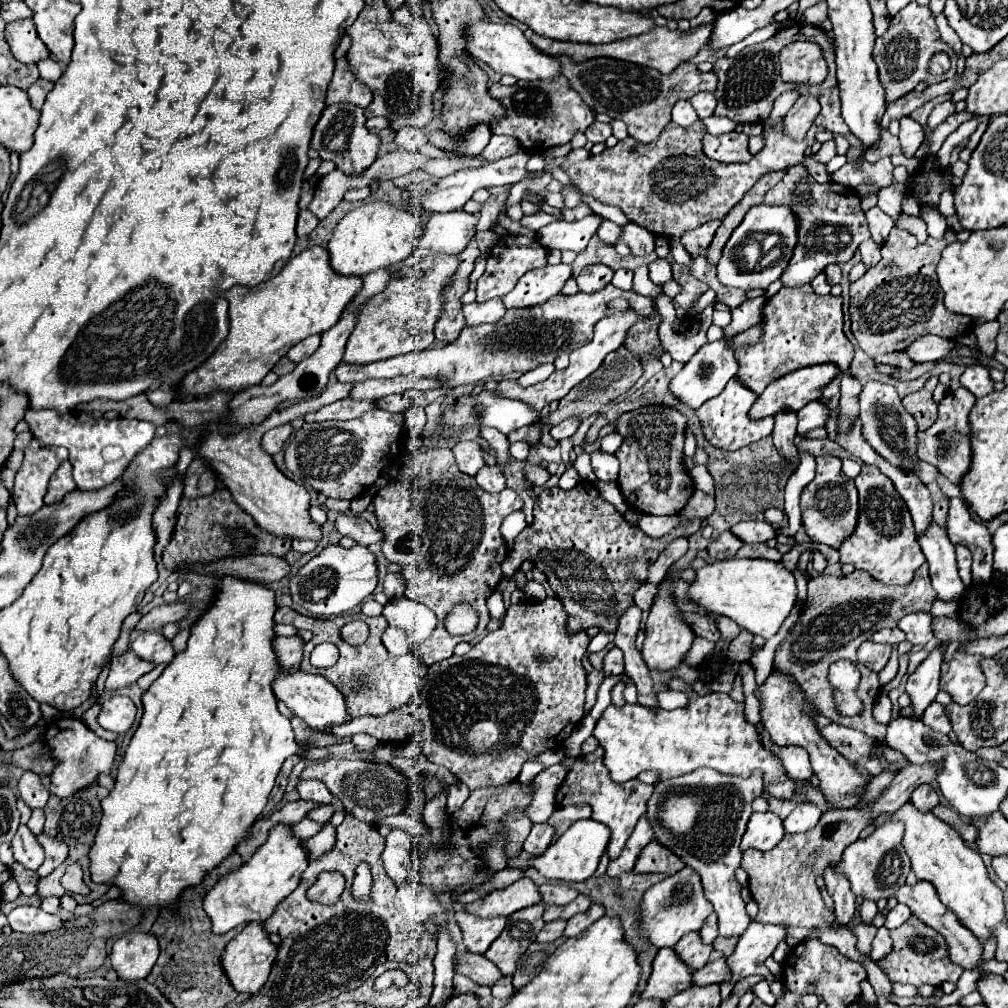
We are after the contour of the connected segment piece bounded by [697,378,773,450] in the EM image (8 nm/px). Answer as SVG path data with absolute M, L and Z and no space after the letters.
M731 378L719 396L715 396L713 400L707 400L701 408L697 408L697 416L699 416L699 422L703 424L707 440L725 450L737 450L741 446L747 446L751 442L757 442L769 436L773 430L771 416L765 416L765 420L749 420L749 408L755 404L757 398L759 396L753 394L749 388L745 388L741 380Z

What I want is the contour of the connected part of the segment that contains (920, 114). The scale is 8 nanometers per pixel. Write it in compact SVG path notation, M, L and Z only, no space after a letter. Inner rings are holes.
M951 94L949 96L937 96L937 98L933 98L931 102L927 102L925 106L921 106L921 108L917 108L911 116L917 120L917 122L921 122L923 124L923 128L925 128L925 124L927 124L927 116L931 114L931 110L937 106L937 104L941 104L941 102L945 102L945 100L949 100L951 98Z

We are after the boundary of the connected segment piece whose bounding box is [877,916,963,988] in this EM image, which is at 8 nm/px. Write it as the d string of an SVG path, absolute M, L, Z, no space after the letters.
M911 916L903 926L893 928L891 938L893 938L893 950L877 962L879 968L889 976L891 982L913 984L919 988L921 984L939 986L945 980L949 980L949 982L959 980L963 968L959 964L951 962L951 958L947 954L945 938L939 932L933 932L933 928L929 928L927 924L921 924L921 920L917 920L917 916Z

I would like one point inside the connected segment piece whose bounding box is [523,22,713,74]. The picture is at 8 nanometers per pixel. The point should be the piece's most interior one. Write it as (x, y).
(662, 49)

